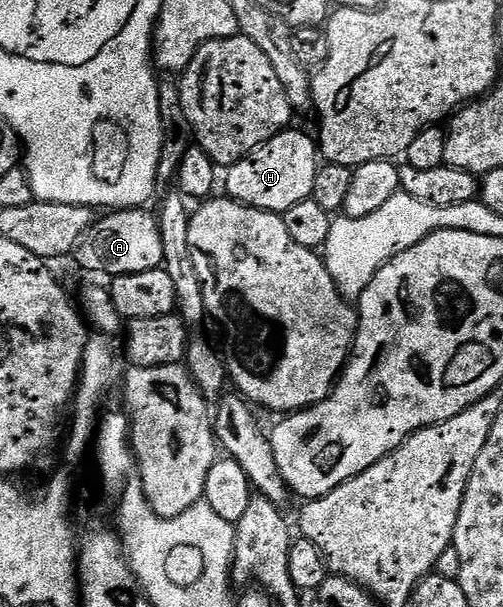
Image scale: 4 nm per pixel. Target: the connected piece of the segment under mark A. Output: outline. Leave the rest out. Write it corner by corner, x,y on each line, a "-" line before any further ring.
143,207
115,209
96,218
81,237
78,247
73,252
76,259
87,271
96,271
99,275
114,277
129,273
158,271
163,266
163,246
159,221

